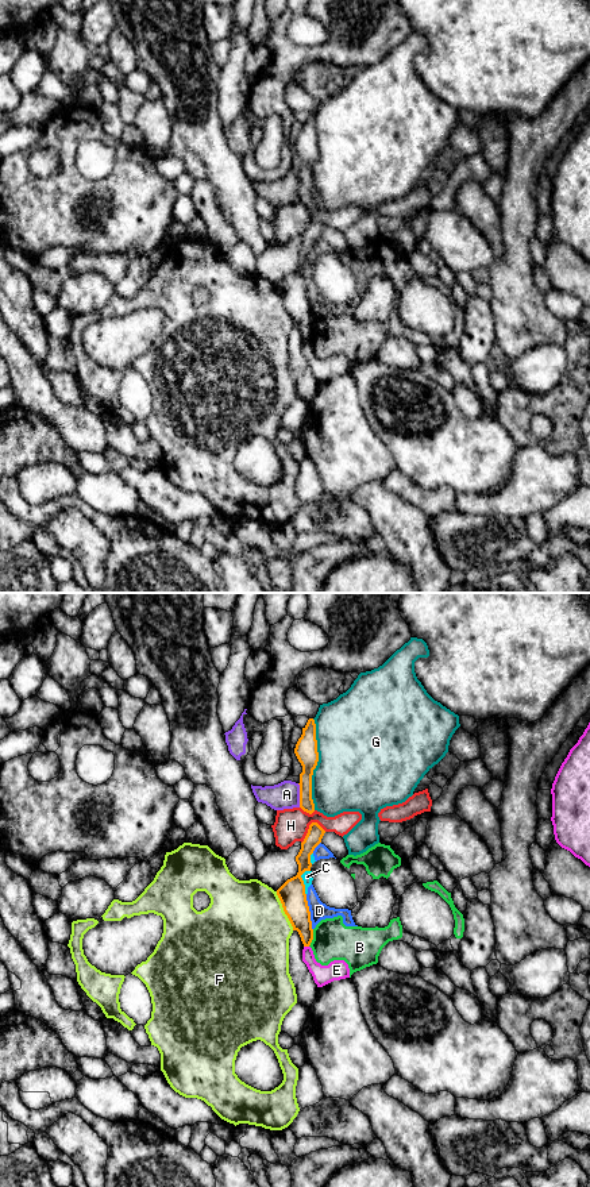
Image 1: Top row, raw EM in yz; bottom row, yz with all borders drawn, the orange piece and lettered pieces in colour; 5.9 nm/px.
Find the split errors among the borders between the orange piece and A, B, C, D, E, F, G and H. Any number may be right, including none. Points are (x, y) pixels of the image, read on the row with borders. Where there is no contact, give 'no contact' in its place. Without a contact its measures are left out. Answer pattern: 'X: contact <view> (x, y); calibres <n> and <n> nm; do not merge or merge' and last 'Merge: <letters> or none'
A: contact yz (300, 796); calibres 120 and 160 nm; do not merge
B: contact yz (312, 937); calibres 150 and 240 nm; do not merge
C: contact yz (303, 881); calibres 160 and 60 nm; do not merge
D: contact yz (309, 912); calibres 160 and 110 nm; do not merge
E: contact yz (307, 945); calibres 150 and 120 nm; do not merge
F: contact yz (284, 910); calibres 160 and 500 nm; do not merge
G: contact yz (316, 765); calibres 130 and 480 nm; do not merge
H: contact yz (309, 827); calibres 100 and 200 nm; do not merge
Merge: none

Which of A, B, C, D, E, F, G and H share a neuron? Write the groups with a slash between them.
A / B C D / E / F / G / H

